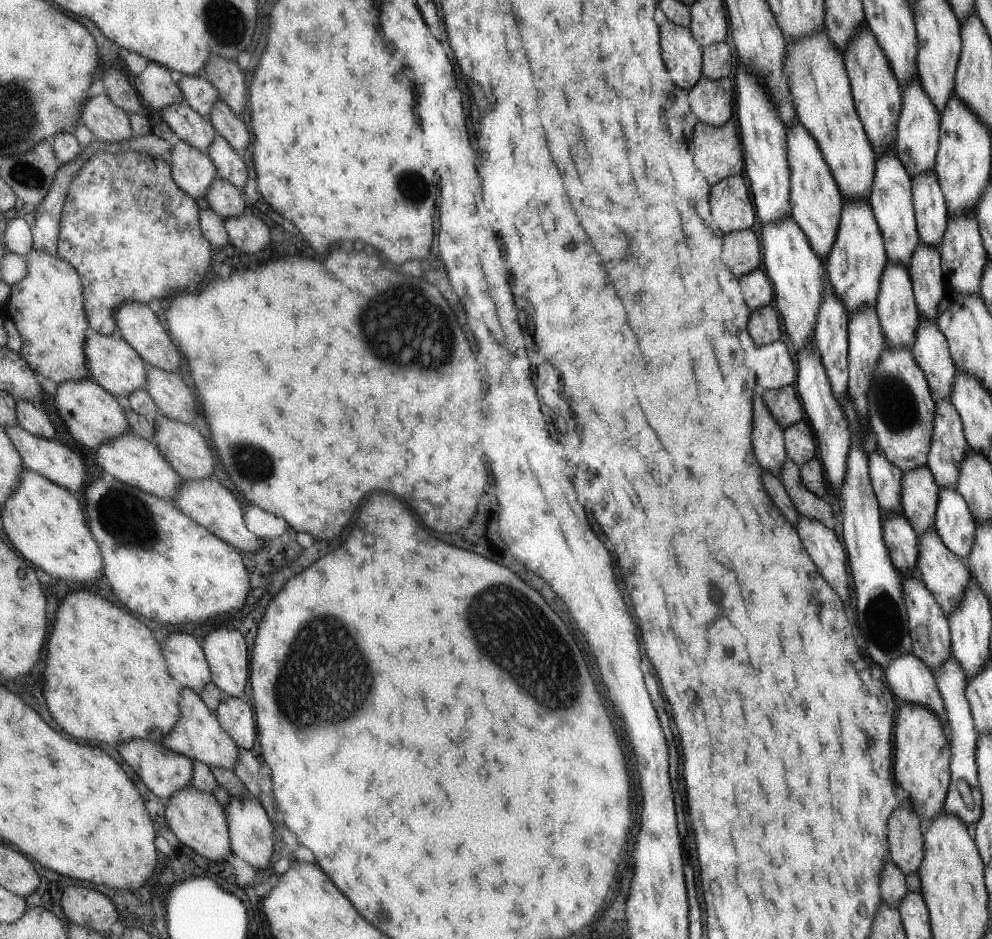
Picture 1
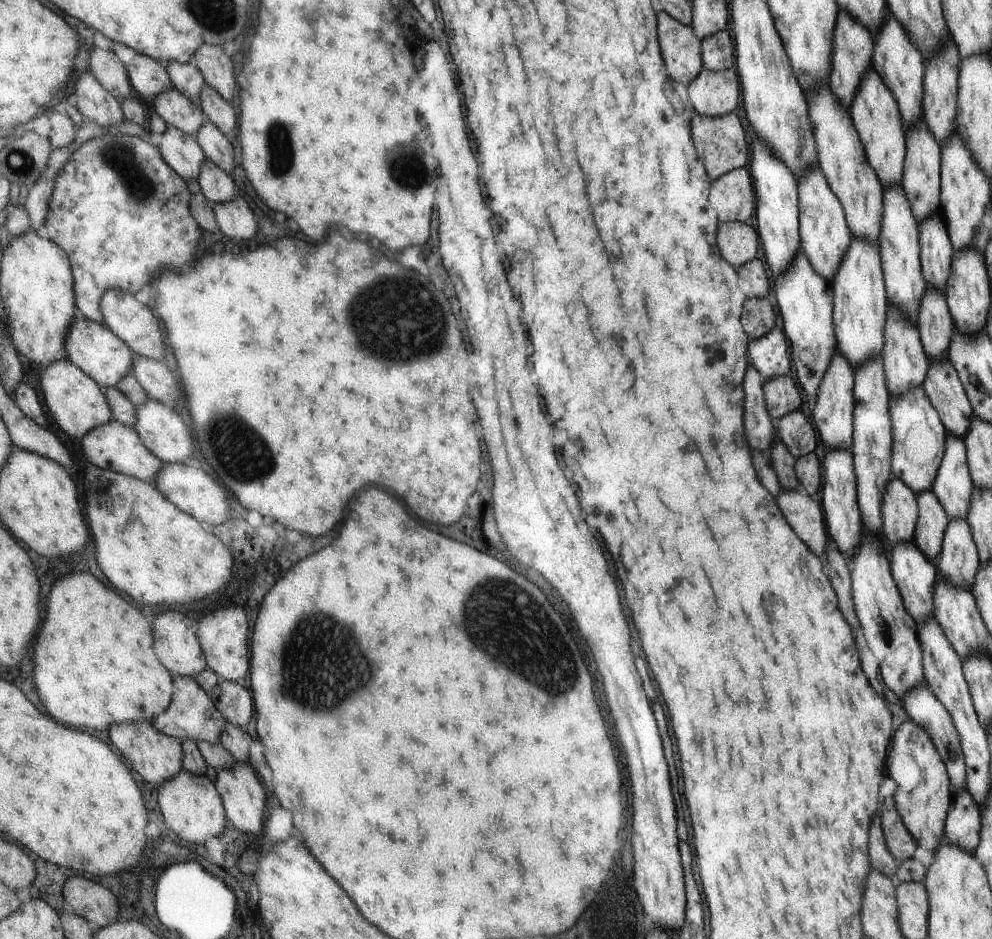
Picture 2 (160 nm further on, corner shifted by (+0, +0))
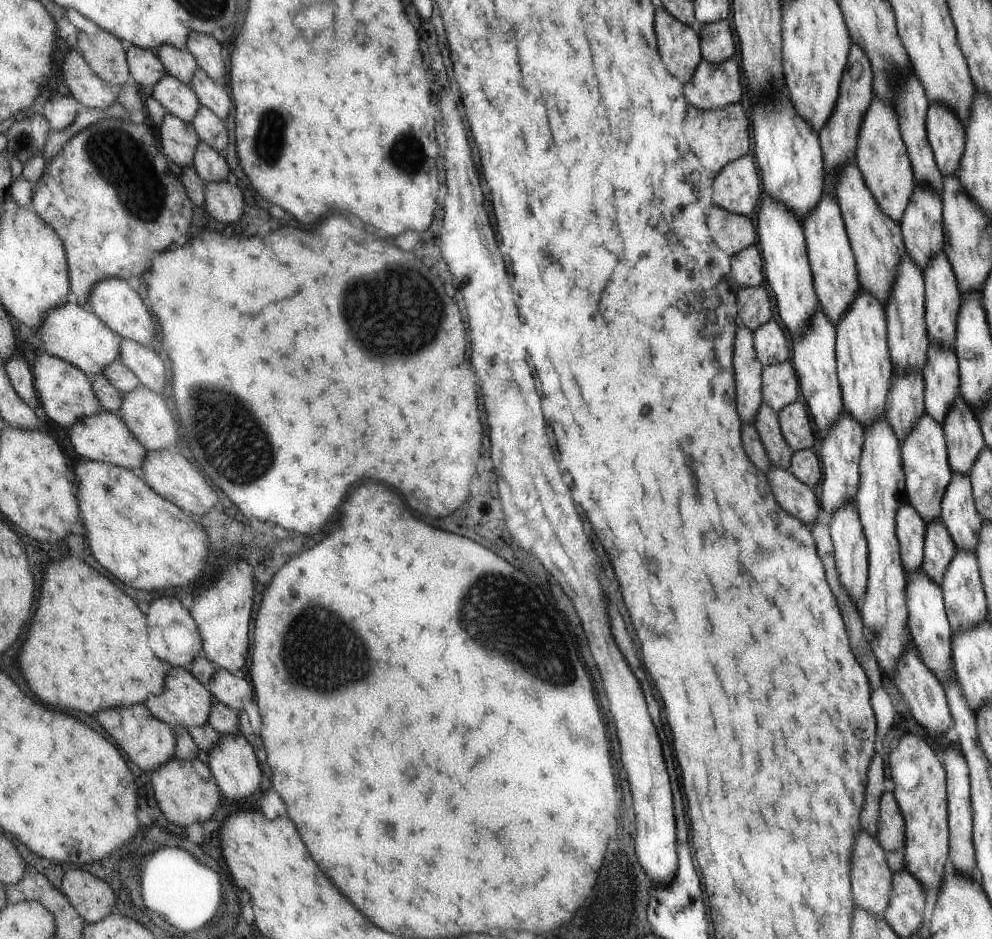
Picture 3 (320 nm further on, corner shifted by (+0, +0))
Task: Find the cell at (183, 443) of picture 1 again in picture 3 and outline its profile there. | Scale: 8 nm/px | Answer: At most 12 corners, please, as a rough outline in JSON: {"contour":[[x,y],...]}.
{"contour":[[139,384],[119,414],[147,451],[175,448],[167,404]]}

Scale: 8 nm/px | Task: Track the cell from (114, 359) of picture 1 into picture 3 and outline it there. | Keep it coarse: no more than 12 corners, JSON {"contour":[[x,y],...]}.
{"contour":[[67,302],[39,339],[91,378],[121,360],[122,337]]}

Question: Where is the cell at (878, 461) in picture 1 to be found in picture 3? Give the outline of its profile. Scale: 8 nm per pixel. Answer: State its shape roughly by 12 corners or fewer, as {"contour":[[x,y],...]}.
{"contour":[[908,501],[895,518],[905,572],[922,566],[925,520]]}

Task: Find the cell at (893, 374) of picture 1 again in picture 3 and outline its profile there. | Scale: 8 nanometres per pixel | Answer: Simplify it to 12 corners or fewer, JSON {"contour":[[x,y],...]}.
{"contour":[[923,412],[903,438],[907,501],[940,518],[953,475],[945,434]]}

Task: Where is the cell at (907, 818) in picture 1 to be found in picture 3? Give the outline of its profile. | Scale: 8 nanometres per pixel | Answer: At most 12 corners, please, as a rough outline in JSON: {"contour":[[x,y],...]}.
{"contour":[[892,792],[879,800],[876,840],[884,852],[906,844],[905,820]]}

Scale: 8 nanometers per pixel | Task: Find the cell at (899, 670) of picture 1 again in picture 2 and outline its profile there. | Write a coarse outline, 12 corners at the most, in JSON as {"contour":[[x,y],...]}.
{"contour":[[926,684],[903,696],[947,767],[952,797],[966,788],[965,759],[948,710]]}

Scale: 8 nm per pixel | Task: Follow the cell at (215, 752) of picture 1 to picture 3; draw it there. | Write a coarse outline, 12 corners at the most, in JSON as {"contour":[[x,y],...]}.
{"contour":[[166,665],[165,689],[146,698],[171,728],[205,725],[213,695],[185,667]]}

